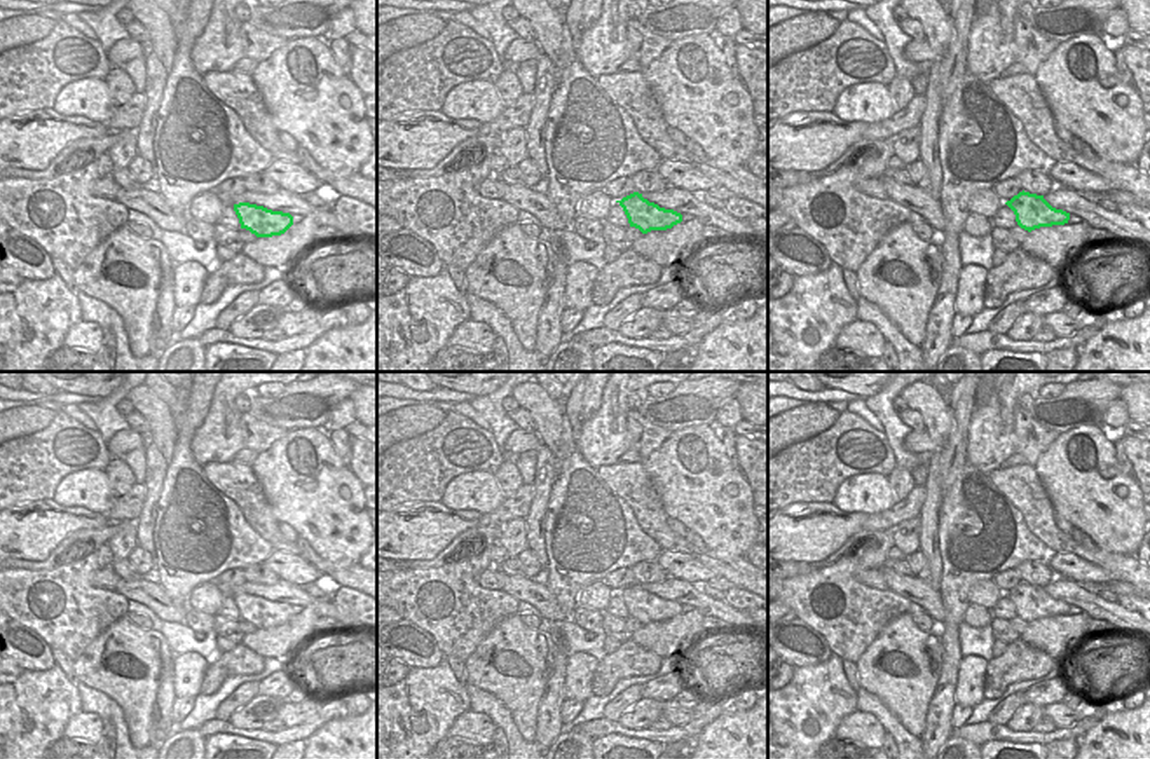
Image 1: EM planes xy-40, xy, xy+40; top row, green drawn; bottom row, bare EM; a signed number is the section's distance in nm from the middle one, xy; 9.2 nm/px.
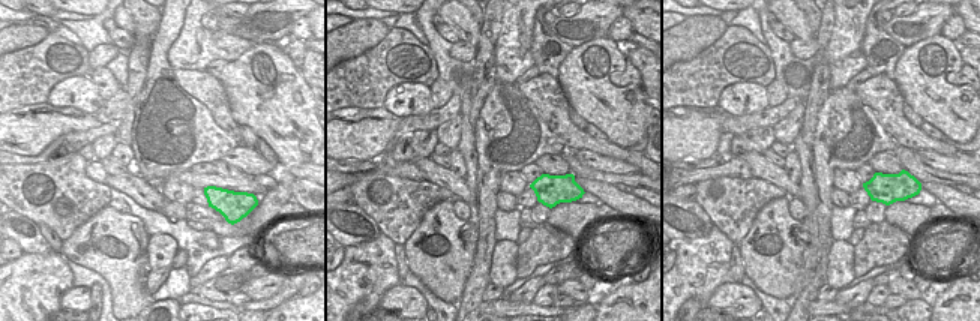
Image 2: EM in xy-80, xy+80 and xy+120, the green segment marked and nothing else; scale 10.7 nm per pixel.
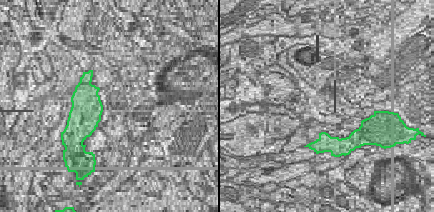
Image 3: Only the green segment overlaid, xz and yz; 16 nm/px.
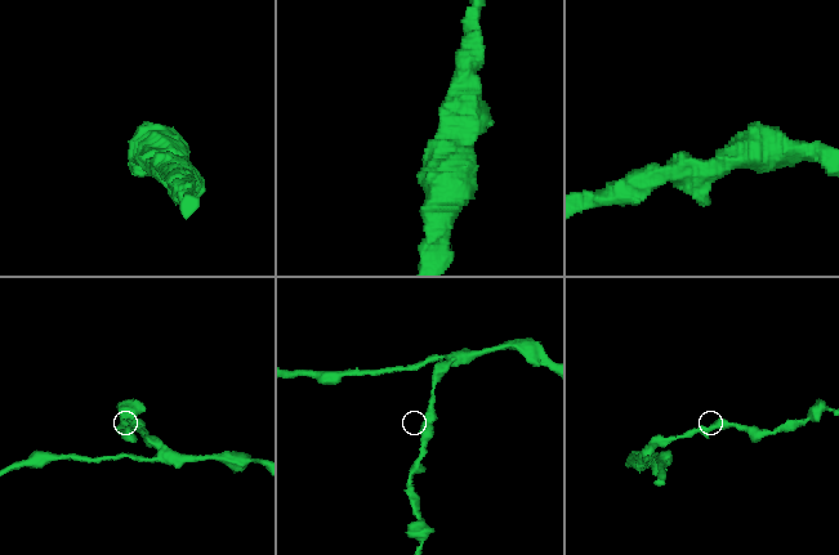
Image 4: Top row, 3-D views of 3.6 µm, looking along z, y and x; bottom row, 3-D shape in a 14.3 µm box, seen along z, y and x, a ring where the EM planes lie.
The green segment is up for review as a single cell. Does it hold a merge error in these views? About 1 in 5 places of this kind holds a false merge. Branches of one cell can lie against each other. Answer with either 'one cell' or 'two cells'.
one cell

